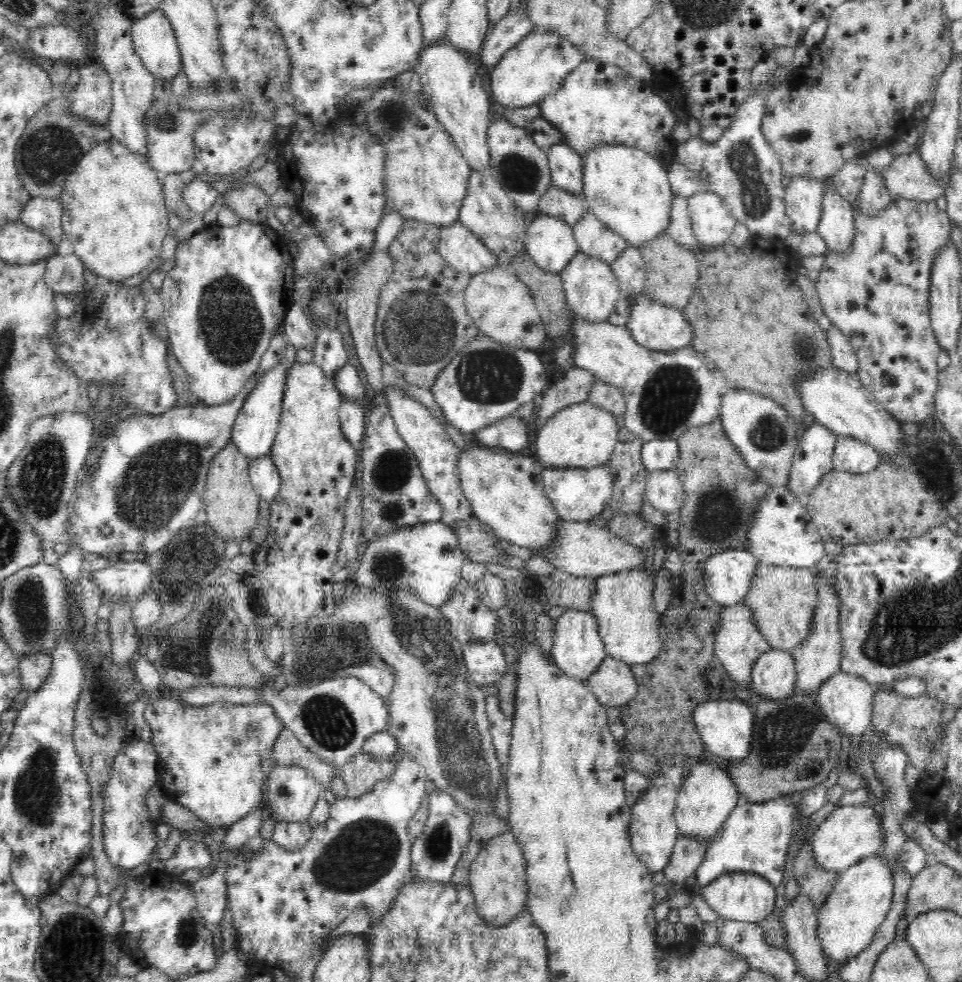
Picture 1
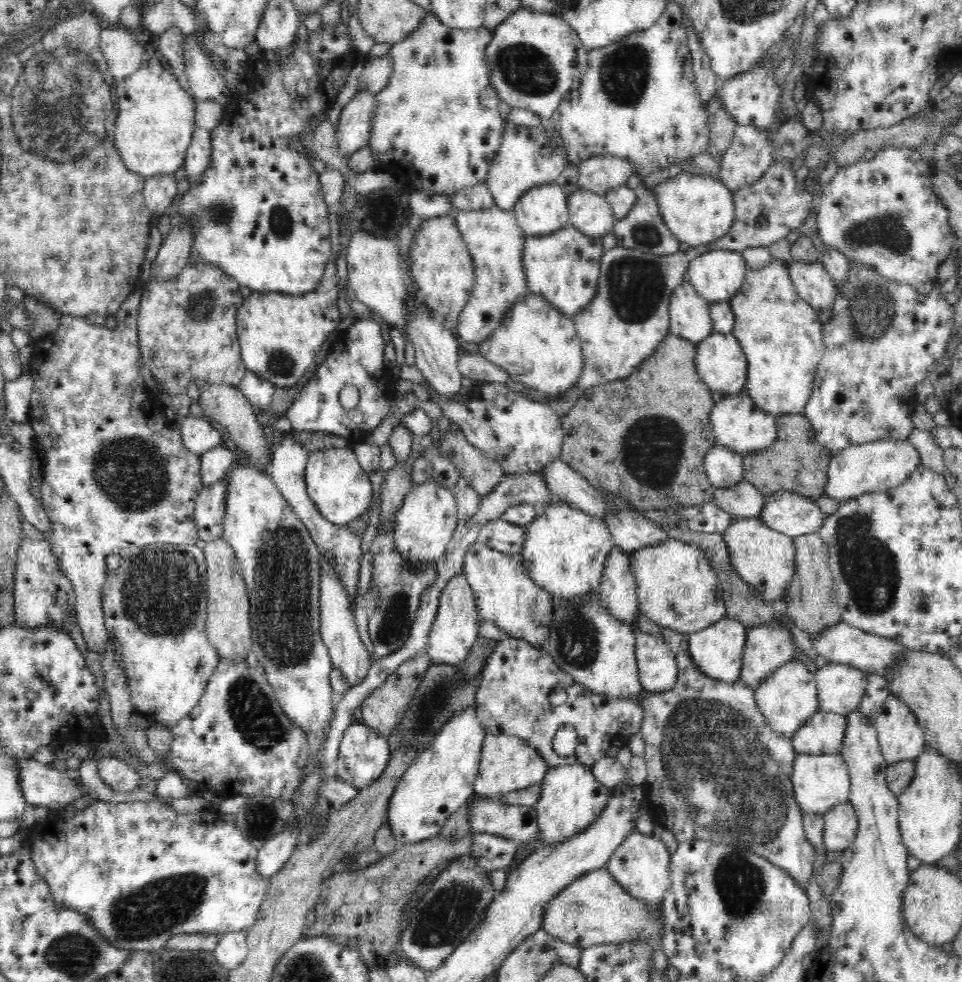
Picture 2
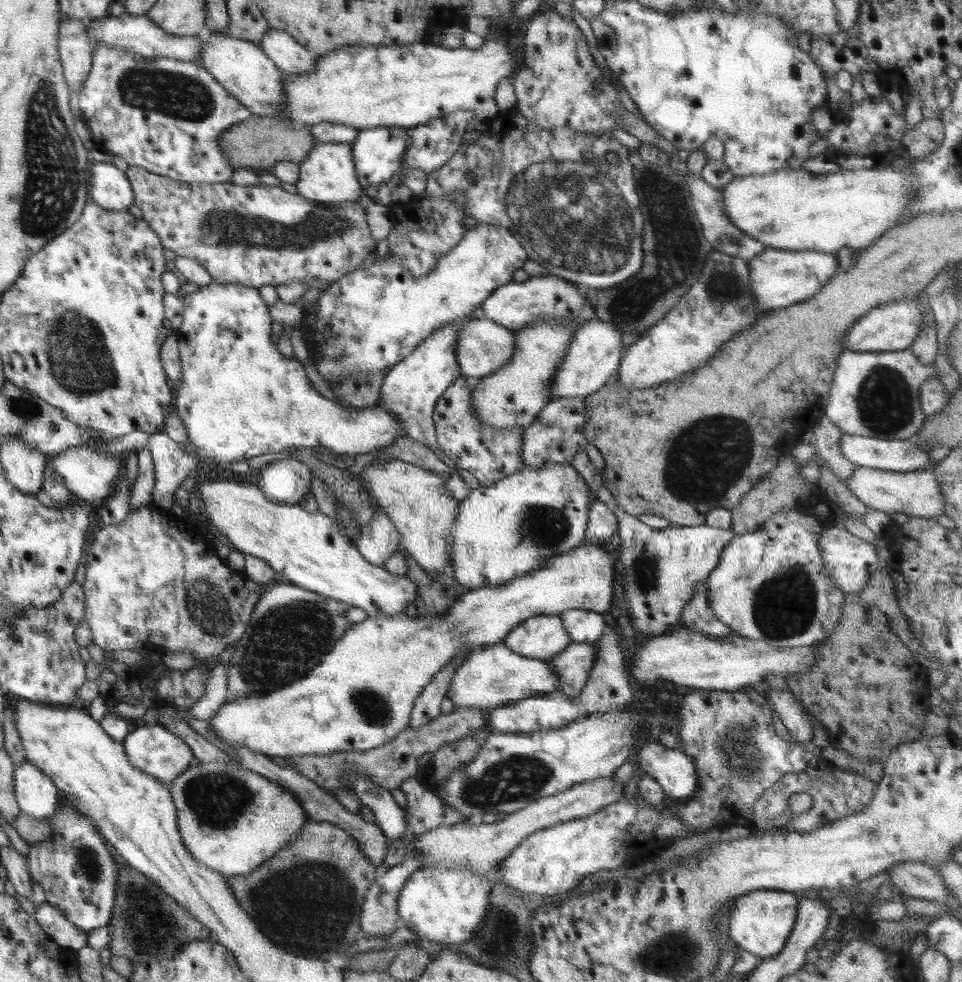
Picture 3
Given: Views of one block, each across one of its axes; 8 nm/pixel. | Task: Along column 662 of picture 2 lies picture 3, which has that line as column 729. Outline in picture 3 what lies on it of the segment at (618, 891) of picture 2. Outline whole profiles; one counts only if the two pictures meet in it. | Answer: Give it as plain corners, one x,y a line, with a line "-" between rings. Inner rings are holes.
755,889
736,898
728,920
731,940
760,960
780,954
794,928
799,901
798,893
776,889

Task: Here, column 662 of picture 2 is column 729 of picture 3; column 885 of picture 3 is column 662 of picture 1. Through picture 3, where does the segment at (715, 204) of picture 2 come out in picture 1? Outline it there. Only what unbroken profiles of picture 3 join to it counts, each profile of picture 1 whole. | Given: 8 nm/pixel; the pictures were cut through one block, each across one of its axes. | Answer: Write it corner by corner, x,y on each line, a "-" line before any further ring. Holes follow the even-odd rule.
602,144
584,154
582,160
582,192
587,210
596,218
623,236
632,247
644,245
665,232
674,191
660,159
639,148

